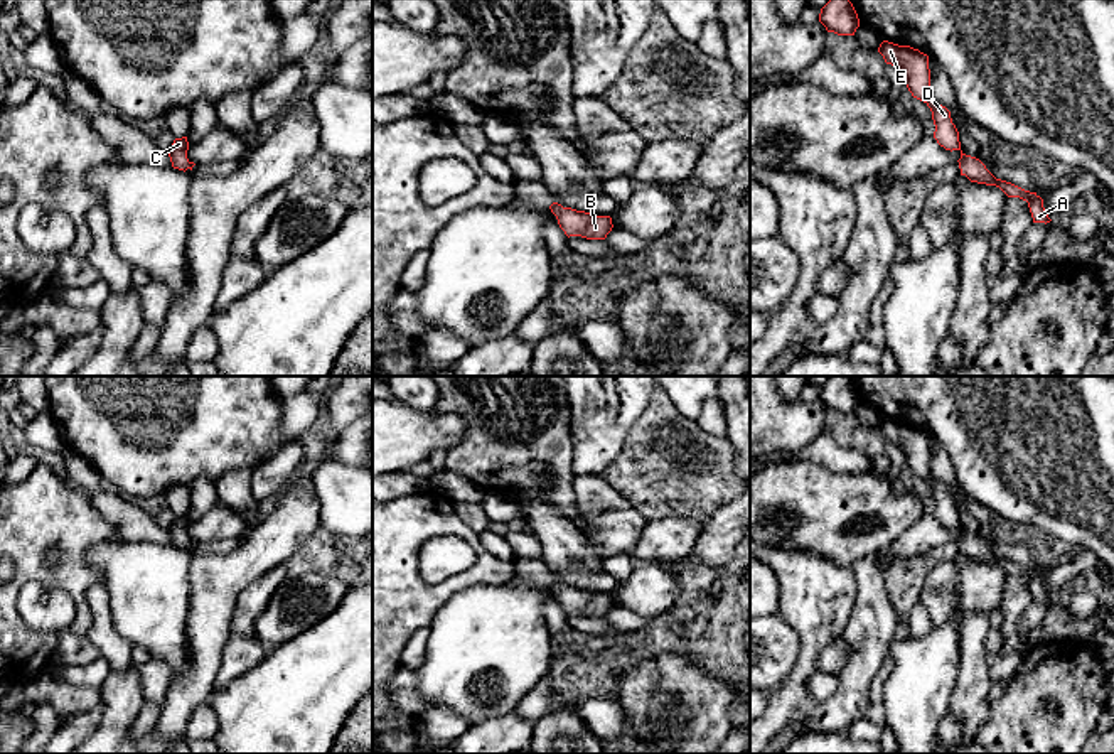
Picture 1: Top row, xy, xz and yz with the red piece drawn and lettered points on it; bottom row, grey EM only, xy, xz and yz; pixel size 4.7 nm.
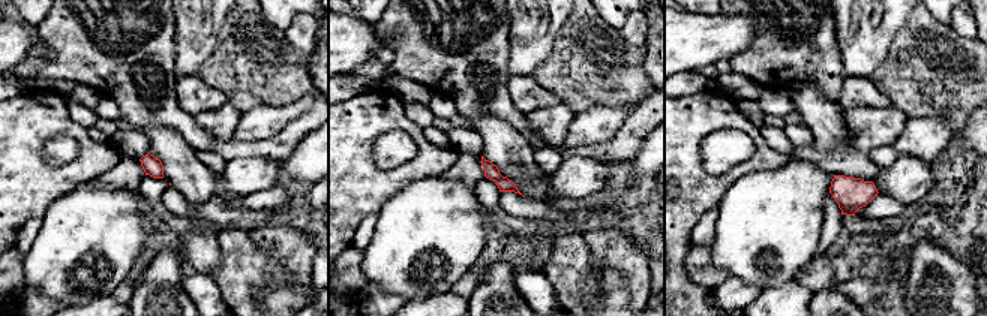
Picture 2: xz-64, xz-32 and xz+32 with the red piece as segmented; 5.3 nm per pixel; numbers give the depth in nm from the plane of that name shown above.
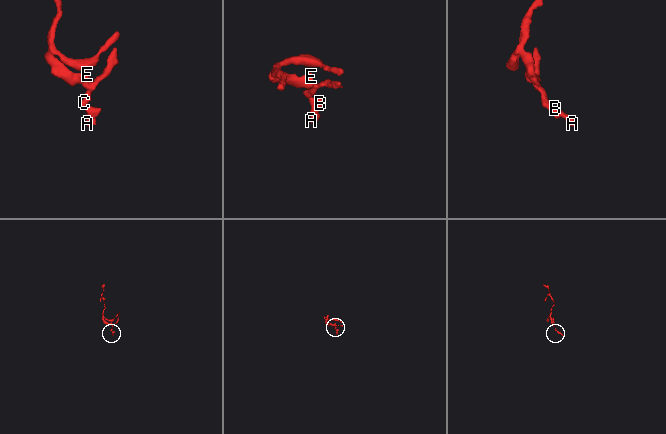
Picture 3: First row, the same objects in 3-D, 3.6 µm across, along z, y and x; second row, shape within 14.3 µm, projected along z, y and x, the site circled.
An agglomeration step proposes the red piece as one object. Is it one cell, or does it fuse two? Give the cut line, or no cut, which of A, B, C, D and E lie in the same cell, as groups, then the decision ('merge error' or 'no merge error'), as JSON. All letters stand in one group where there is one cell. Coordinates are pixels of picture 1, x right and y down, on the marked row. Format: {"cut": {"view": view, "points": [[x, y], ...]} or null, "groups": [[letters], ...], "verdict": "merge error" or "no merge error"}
{"cut": null, "groups": [["A", "B", "C", "D", "E"]], "verdict": "no merge error"}

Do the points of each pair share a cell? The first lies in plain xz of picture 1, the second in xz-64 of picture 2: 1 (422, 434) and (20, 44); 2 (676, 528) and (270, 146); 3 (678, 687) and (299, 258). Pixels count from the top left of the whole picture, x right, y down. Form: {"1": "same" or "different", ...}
{"1": "same", "2": "different", "3": "same"}

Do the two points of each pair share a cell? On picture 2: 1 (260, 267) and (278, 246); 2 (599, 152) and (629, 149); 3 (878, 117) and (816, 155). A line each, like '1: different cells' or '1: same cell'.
1: different cells
2: same cell
3: same cell

